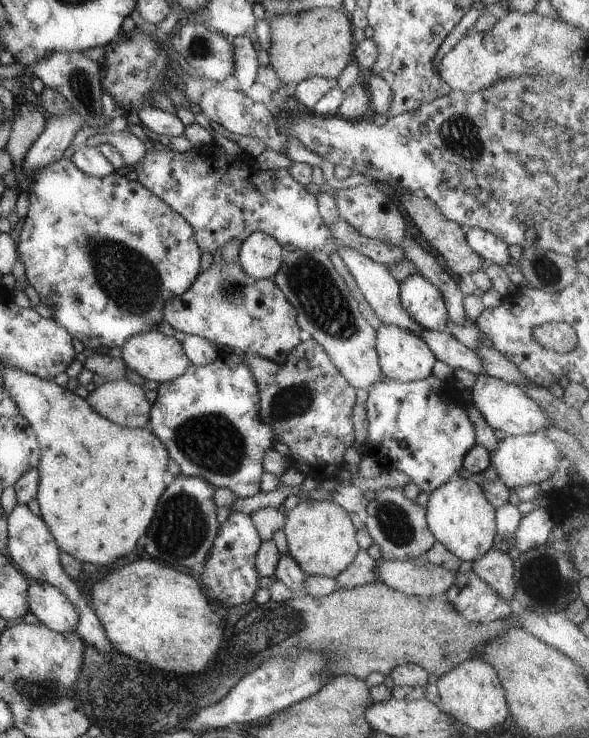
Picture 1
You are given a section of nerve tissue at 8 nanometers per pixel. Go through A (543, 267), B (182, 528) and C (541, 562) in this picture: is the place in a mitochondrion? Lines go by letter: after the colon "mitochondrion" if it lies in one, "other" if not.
A: mitochondrion
B: mitochondrion
C: mitochondrion

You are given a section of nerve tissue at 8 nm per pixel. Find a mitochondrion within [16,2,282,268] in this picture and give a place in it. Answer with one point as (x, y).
(78, 80)

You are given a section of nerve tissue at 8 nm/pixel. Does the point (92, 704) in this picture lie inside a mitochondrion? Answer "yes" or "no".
yes

